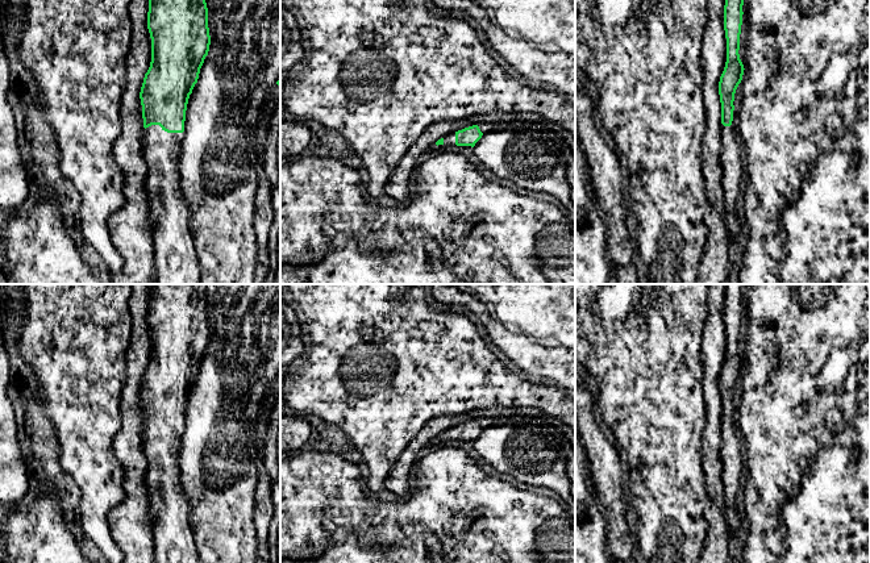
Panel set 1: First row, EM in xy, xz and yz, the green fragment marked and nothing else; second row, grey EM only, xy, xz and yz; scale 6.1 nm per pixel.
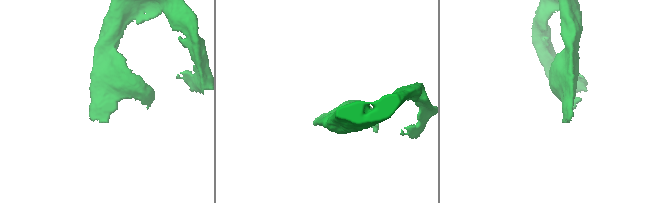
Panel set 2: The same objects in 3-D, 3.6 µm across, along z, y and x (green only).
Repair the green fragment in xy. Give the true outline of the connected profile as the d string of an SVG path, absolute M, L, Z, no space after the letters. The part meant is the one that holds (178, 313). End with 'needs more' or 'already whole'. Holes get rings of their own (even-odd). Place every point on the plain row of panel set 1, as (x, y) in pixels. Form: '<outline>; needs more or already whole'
M153 284L147 324L151 356L140 387L143 413L145 475L150 497L155 563L200 563L191 527L191 502L184 492L180 468L182 435L190 389L209 346L207 284Z; needs more

